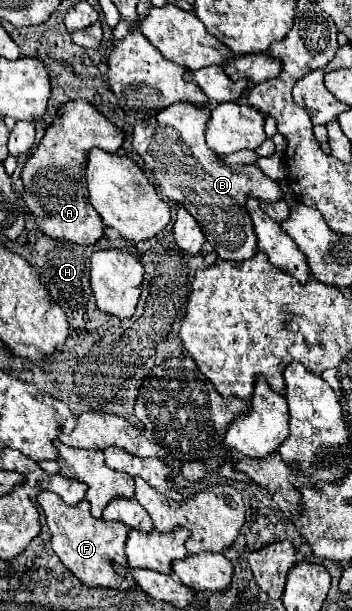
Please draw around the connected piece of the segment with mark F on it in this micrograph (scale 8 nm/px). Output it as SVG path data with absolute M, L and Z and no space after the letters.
M41 491L37 495L37 503L45 511L47 525L51 531L51 547L61 559L61 563L85 585L91 587L107 587L107 589L129 589L135 583L129 573L117 573L113 563L125 567L125 551L123 545L127 541L127 529L121 521L103 521L95 519L89 513L89 501L81 501L77 505L65 505L59 495Z

